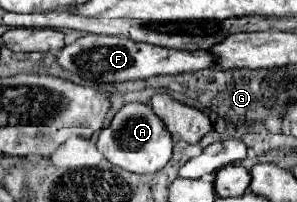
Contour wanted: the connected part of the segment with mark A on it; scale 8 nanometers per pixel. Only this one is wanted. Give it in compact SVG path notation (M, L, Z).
M127 103L123 105L111 125L99 133L97 149L103 153L103 157L131 173L157 173L161 171L167 161L171 159L171 133L165 129L163 121L153 113L153 109L145 103Z

